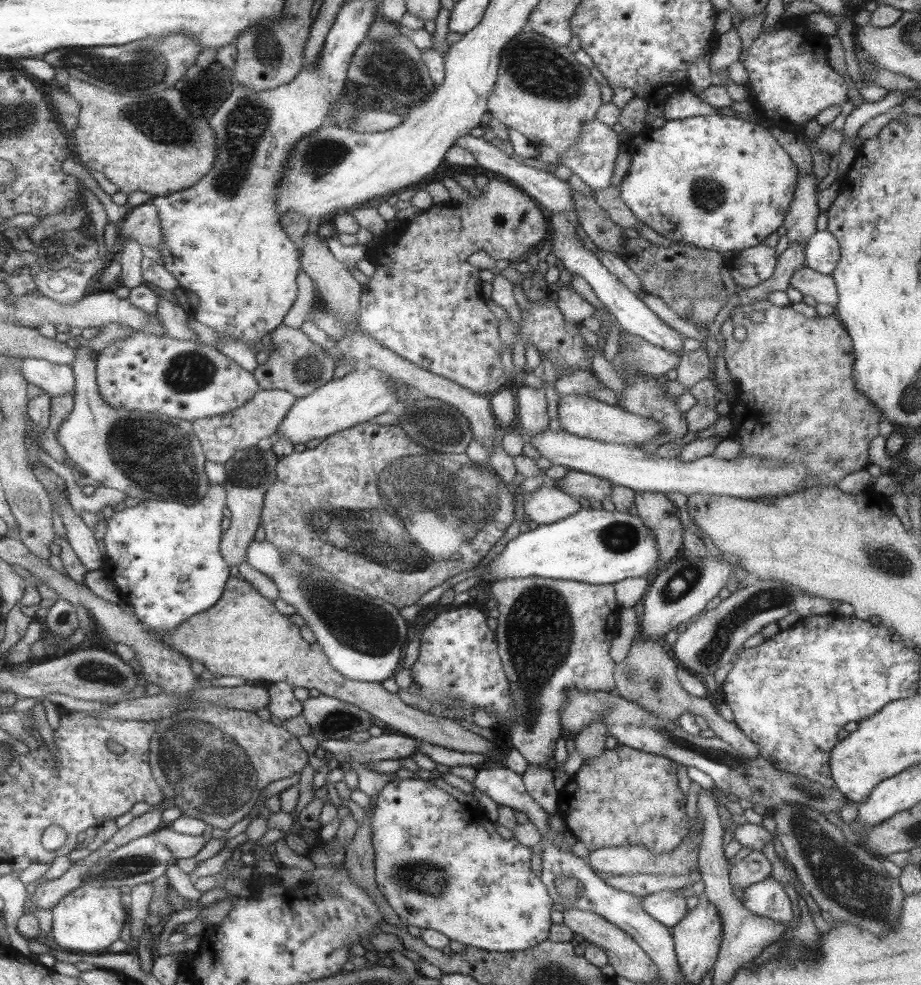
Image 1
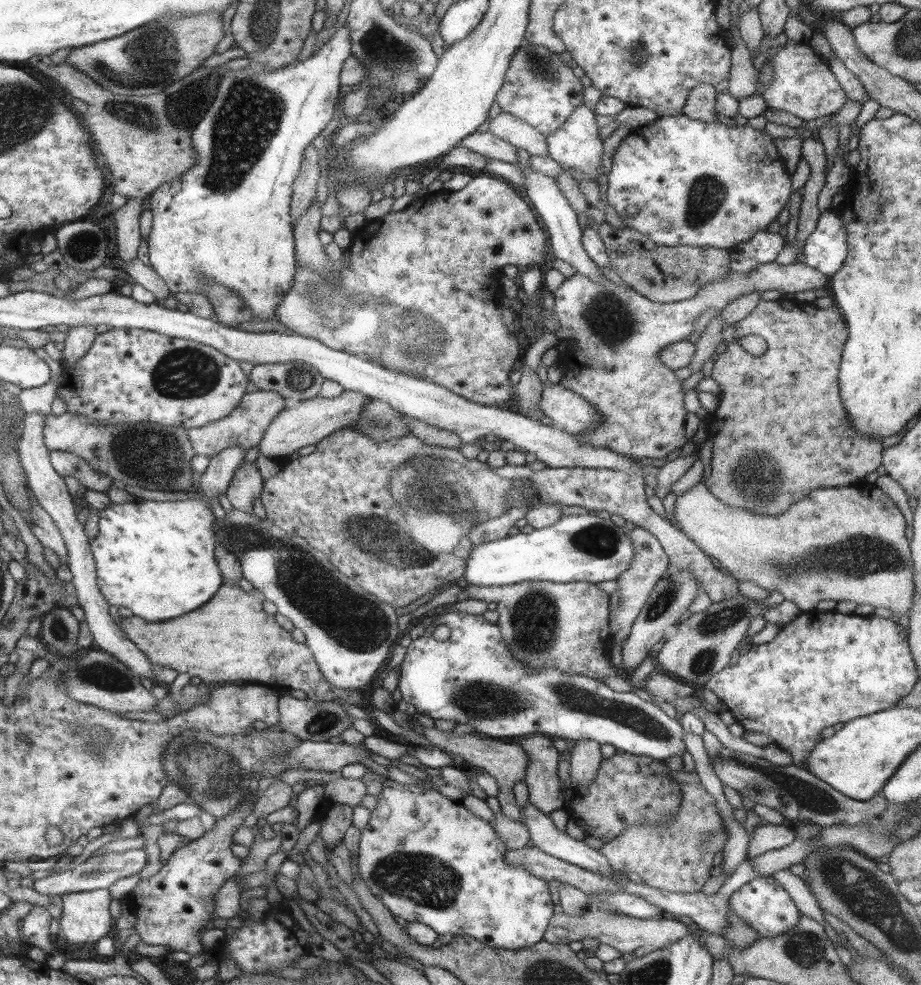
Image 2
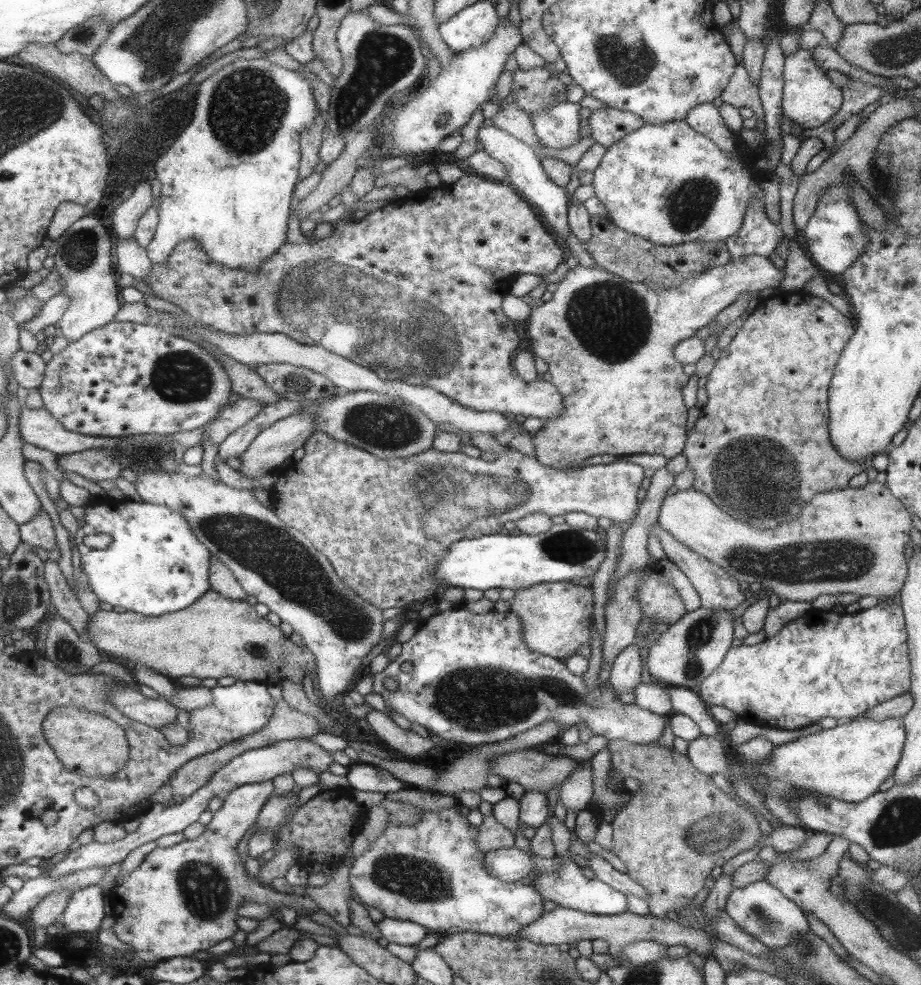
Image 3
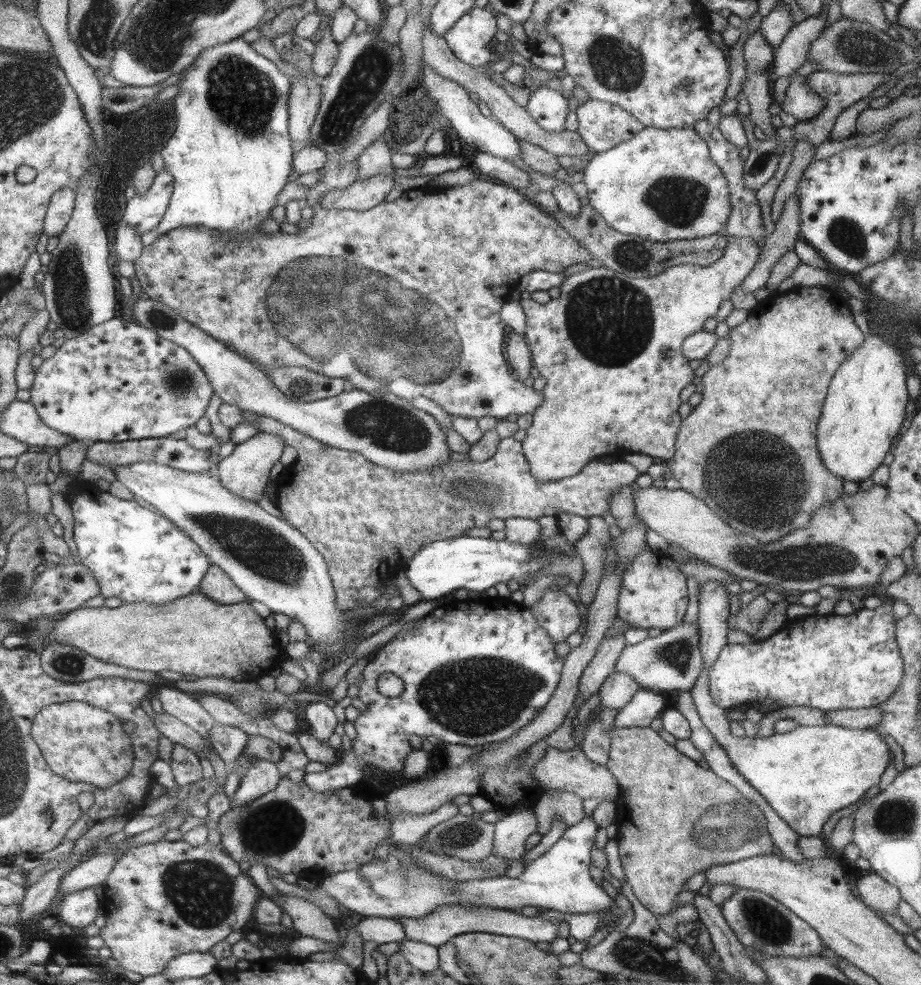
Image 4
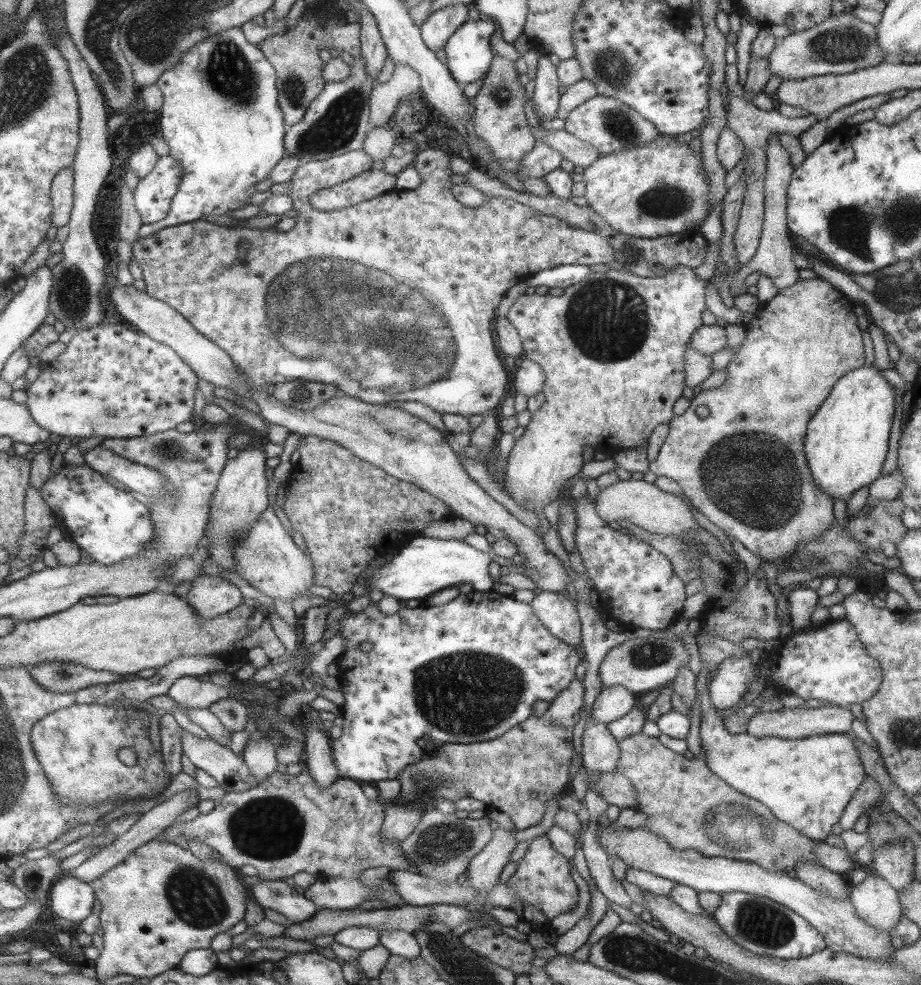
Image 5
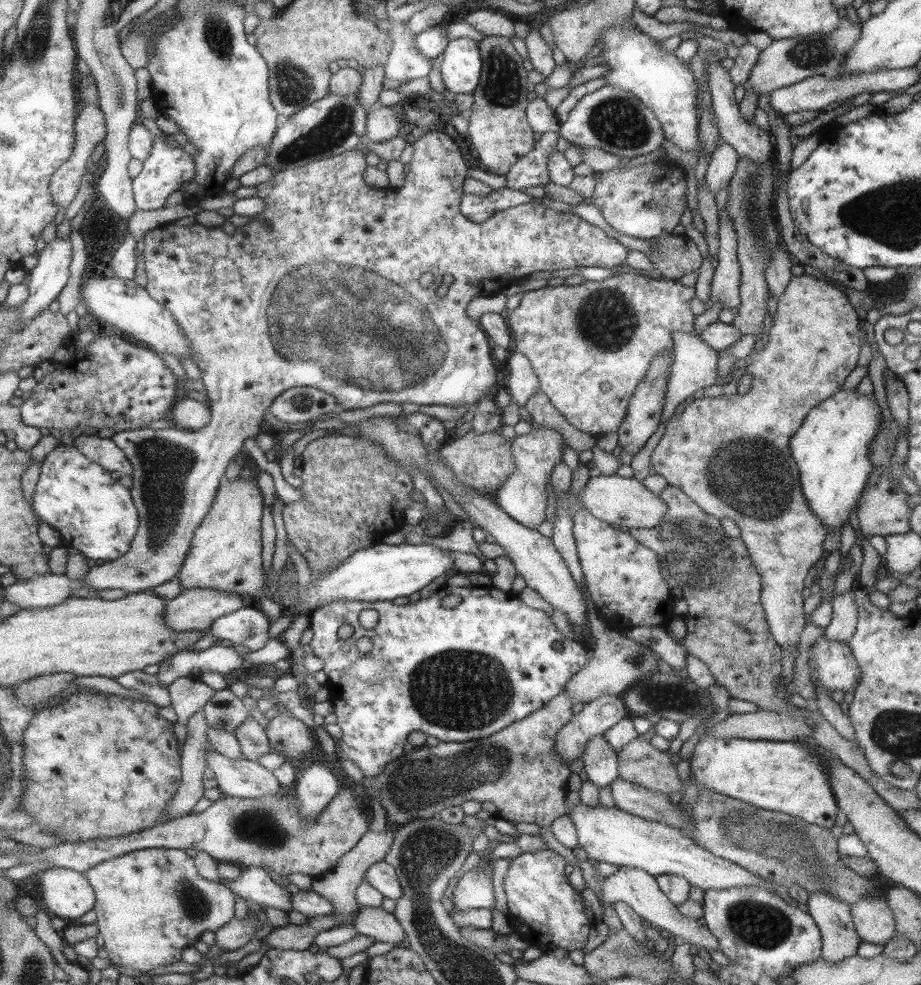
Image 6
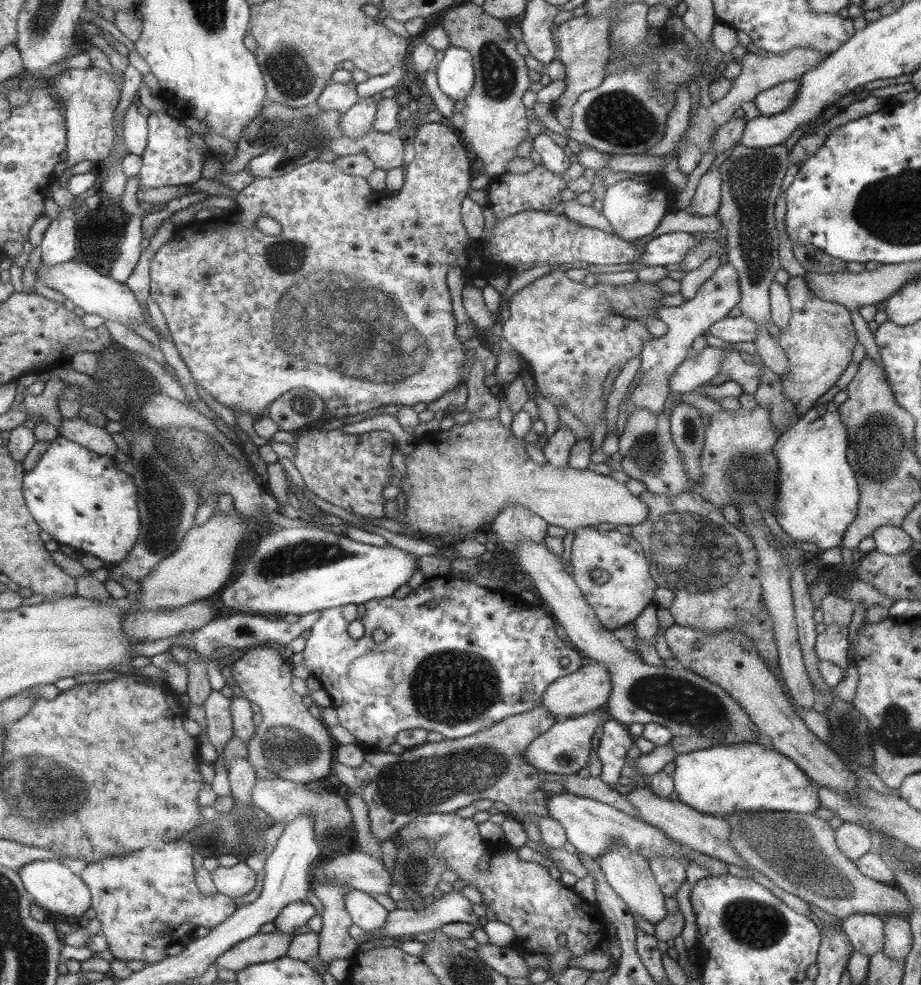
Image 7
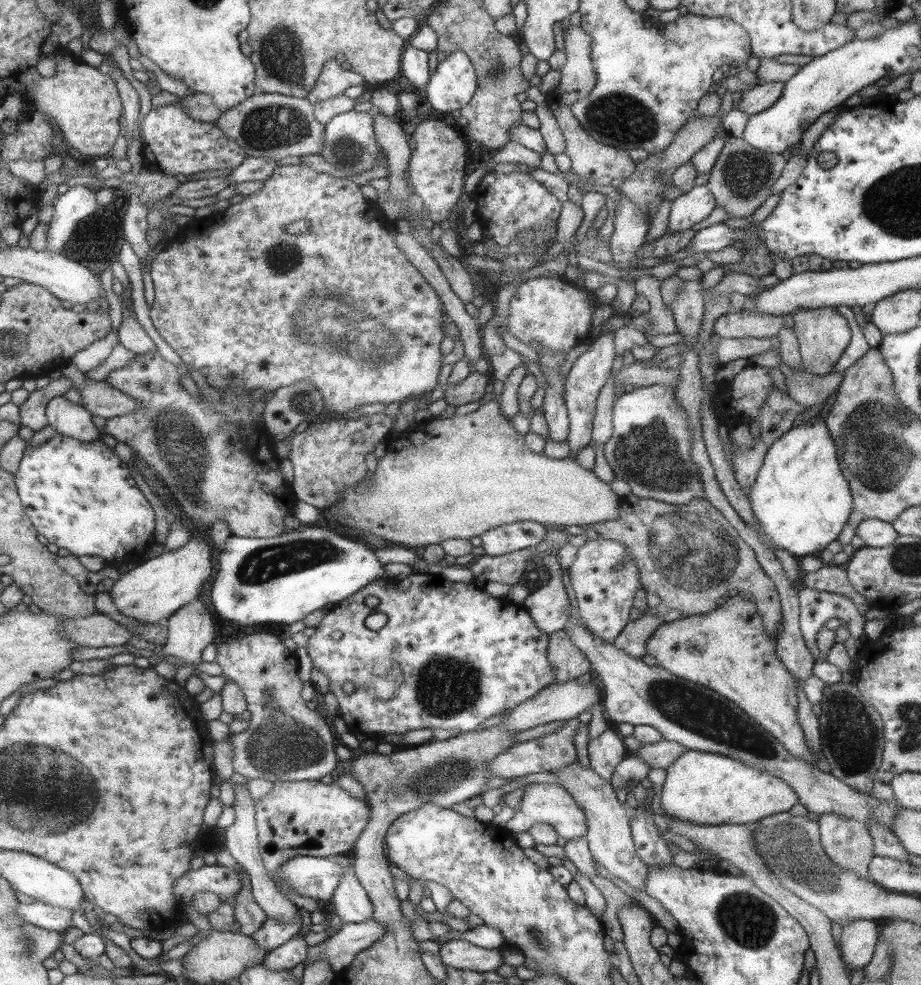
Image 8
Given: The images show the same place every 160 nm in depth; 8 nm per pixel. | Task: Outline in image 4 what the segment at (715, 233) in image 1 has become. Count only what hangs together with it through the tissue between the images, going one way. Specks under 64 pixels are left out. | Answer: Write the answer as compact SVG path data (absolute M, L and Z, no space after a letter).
M643 127L633 138L625 142L621 142L604 150L603 152L593 153L590 159L587 159L581 167L583 172L583 183L586 185L587 200L589 205L597 210L597 213L605 220L610 228L621 234L632 234L633 236L641 236L647 240L654 242L669 242L671 240L685 239L693 240L701 236L709 236L708 234L721 233L724 230L727 216L729 216L729 191L727 191L727 182L718 166L713 164L708 153L706 140L700 137L692 128L653 128Z

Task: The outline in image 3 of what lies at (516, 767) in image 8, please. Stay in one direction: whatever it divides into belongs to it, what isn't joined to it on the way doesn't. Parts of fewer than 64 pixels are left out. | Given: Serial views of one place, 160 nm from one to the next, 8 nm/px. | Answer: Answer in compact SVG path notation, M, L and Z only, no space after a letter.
M630 644L614 658L607 684L616 696L630 693L643 681L641 666L643 666L639 647Z

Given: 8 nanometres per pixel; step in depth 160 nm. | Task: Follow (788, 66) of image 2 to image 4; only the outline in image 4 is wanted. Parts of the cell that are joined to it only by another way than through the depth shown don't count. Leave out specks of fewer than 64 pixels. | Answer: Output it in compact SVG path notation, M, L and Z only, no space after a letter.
M796 70L786 79L789 84L780 108L797 121L809 120L821 110L824 99L808 88L804 79L806 76L797 75L795 72Z

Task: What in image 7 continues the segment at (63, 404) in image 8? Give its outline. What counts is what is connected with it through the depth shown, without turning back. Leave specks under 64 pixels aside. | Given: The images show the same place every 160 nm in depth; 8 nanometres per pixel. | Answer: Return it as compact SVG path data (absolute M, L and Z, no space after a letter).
M79 415L71 419L63 417L60 434L63 435L63 438L75 441L77 444L83 445L83 448L97 453L97 456L114 458L119 451L104 427L90 424Z

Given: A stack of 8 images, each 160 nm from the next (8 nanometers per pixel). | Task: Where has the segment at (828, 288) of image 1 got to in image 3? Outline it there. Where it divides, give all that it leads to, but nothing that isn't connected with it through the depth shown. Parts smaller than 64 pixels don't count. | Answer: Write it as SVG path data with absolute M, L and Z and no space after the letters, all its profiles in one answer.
M751 254L751 256L741 256L741 258L730 258L723 266L713 266L703 272L695 273L690 277L684 278L672 287L663 288L659 285L646 285L640 282L626 281L620 276L611 274L599 267L585 268L585 266L575 266L566 272L566 275L556 285L557 288L552 292L549 301L537 307L532 307L528 317L527 336L533 348L532 354L538 356L547 364L547 373L550 376L550 383L556 387L559 393L560 402L563 410L559 416L546 418L541 428L532 433L531 442L533 444L536 460L549 468L577 469L584 466L585 459L595 454L612 454L615 457L630 454L661 454L665 459L677 456L684 446L686 439L686 412L687 407L682 401L682 388L685 386L688 375L683 373L682 364L675 360L674 348L678 342L695 336L697 330L708 327L711 321L719 315L719 312L729 306L739 293L745 291L759 291L764 288L777 288L783 278L784 270L778 271L774 268L771 261L763 256Z

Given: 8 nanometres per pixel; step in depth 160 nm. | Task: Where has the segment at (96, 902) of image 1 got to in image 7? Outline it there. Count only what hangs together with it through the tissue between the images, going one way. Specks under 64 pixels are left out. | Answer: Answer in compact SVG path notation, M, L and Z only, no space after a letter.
M34 860L24 864L18 873L26 884L26 889L32 894L32 898L53 913L81 918L81 914L89 908L90 889L82 877L73 874L61 860Z

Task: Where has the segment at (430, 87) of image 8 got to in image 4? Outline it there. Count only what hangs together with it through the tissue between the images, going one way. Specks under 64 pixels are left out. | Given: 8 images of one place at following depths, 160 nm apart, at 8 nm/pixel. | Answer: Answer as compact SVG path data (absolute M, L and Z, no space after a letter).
M486 7L471 8L443 34L452 54L469 66L483 66L491 51L487 44L497 32L495 14Z

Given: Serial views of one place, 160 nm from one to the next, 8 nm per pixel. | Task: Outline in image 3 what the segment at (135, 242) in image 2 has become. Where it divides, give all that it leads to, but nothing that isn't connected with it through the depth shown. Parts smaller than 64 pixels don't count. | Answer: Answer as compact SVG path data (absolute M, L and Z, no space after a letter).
M149 176L147 180L139 182L132 190L131 196L122 200L121 204L115 208L111 216L111 227L109 227L109 229L118 238L117 240L134 240L133 231L135 231L135 226L137 226L137 220L143 216L143 212L146 212L151 204L151 188L148 179Z

